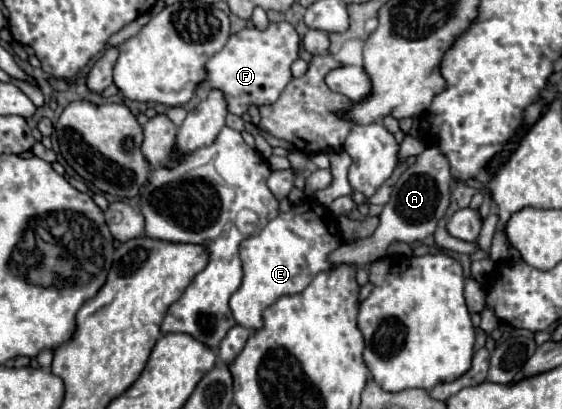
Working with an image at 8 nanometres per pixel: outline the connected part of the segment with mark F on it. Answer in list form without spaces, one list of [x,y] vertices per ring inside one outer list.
[[[269,23],[269,27],[265,31],[257,31],[255,27],[243,29],[235,35],[231,35],[229,41],[225,43],[225,47],[207,61],[207,65],[205,65],[207,75],[199,83],[199,89],[221,91],[225,97],[225,103],[227,103],[227,111],[233,115],[247,113],[251,105],[255,105],[255,107],[273,105],[279,99],[279,95],[283,93],[283,89],[287,87],[287,83],[293,79],[289,69],[291,69],[291,63],[297,59],[297,53],[299,53],[299,35],[293,29],[293,25],[289,25],[289,23]]]

